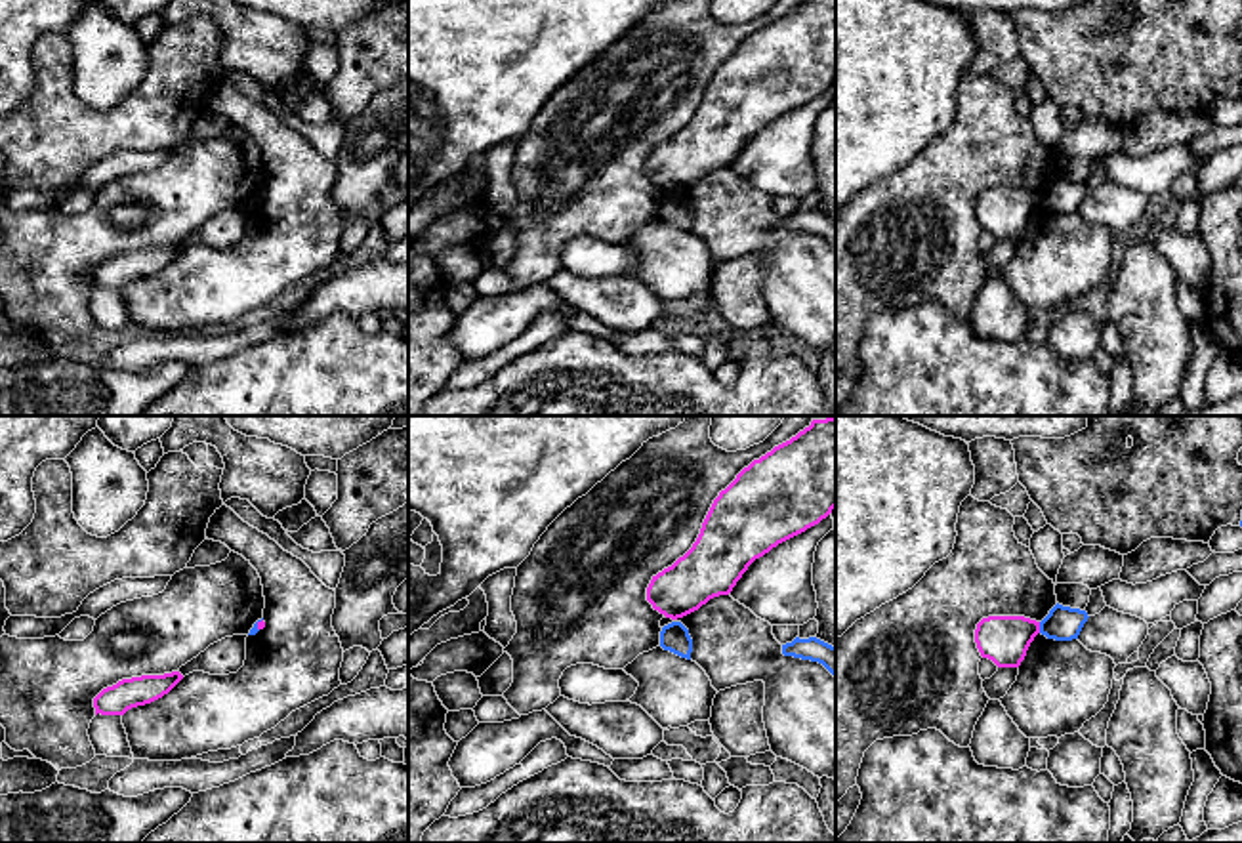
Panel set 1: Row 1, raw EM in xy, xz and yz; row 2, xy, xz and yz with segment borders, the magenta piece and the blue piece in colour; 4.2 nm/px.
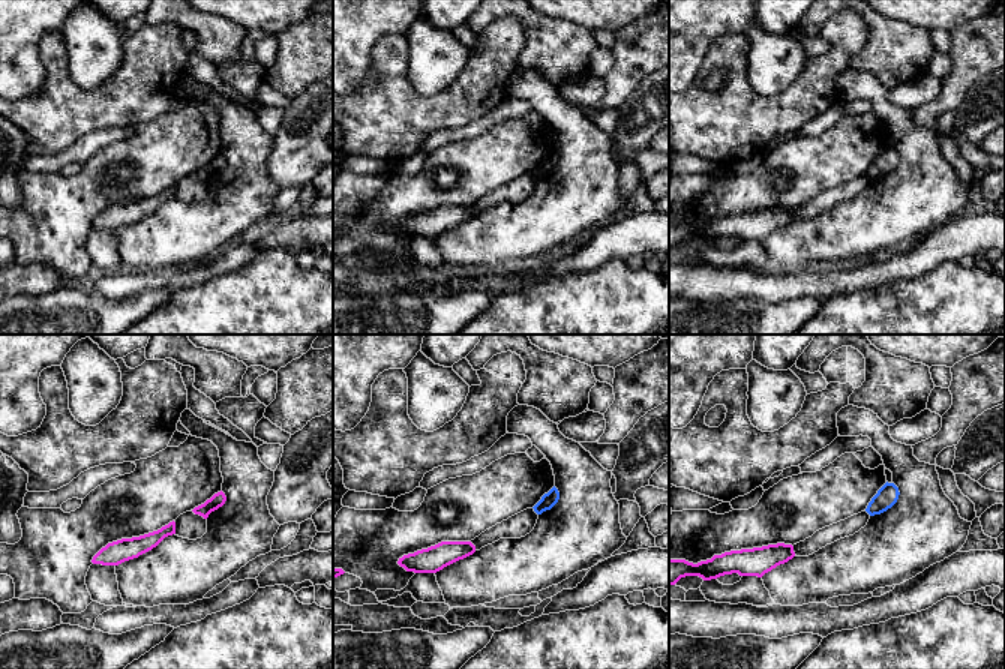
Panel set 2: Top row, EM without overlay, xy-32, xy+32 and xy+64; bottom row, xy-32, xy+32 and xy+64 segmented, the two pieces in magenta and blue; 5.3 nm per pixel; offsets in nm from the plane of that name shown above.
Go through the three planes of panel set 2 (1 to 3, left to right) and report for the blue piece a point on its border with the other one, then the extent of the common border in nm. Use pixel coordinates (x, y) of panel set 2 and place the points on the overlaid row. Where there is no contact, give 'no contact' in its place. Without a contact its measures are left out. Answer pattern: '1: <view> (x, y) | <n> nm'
1: no contact
2: no contact
3: no contact

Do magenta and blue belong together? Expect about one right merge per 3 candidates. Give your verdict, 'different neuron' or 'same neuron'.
different neuron

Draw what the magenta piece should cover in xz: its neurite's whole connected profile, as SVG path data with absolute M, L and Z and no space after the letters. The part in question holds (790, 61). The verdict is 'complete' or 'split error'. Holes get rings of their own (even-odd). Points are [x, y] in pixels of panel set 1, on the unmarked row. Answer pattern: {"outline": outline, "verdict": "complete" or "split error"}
{"outline": "M805 0L790 13L754 32L714 72L693 120L672 139L652 149L647 174L666 191L677 193L706 177L710 172L729 168L748 139L778 116L818 97L836 80L836 0Z", "verdict": "complete"}

